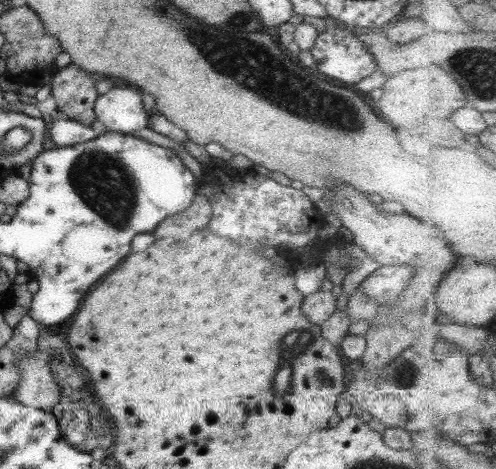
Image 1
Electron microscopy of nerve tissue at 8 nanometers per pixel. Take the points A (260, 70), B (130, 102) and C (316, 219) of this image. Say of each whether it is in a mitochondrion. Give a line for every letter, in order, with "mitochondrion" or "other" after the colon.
A: mitochondrion
B: other
C: other

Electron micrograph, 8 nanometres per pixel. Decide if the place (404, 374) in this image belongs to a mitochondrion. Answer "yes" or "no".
yes

